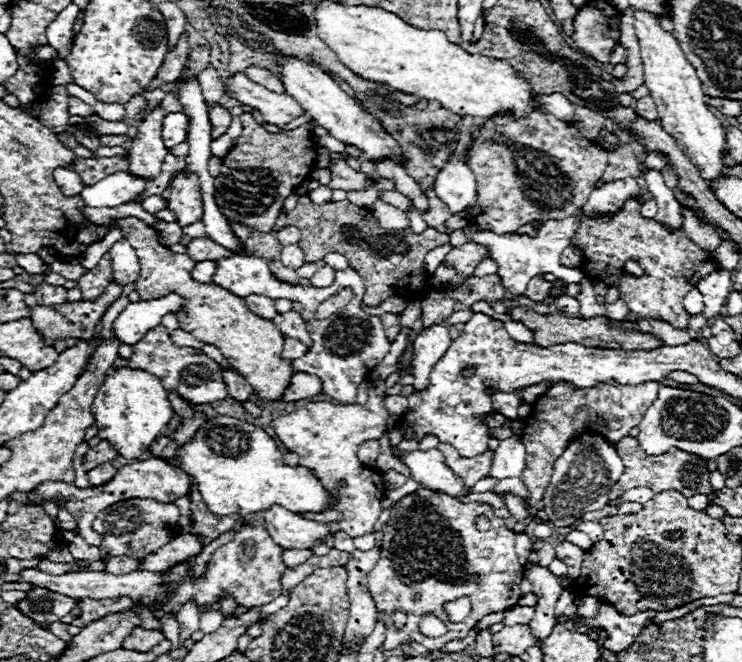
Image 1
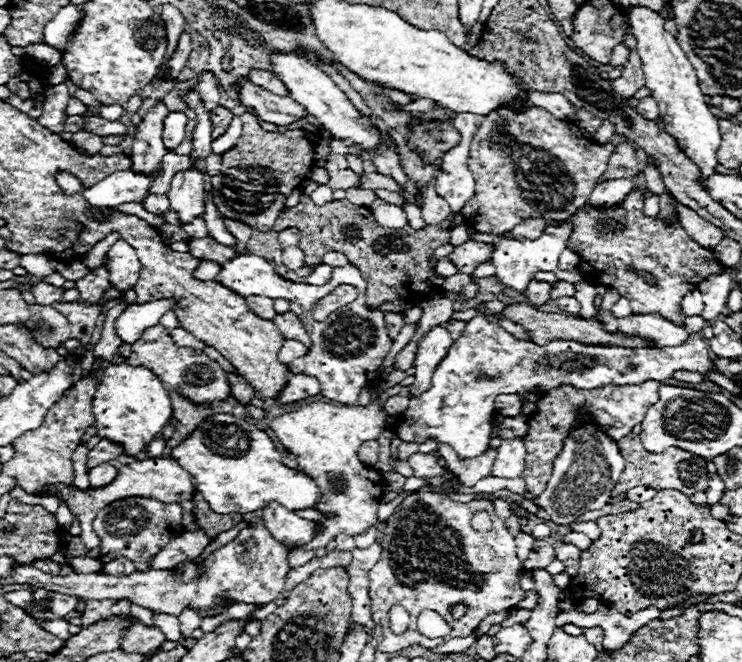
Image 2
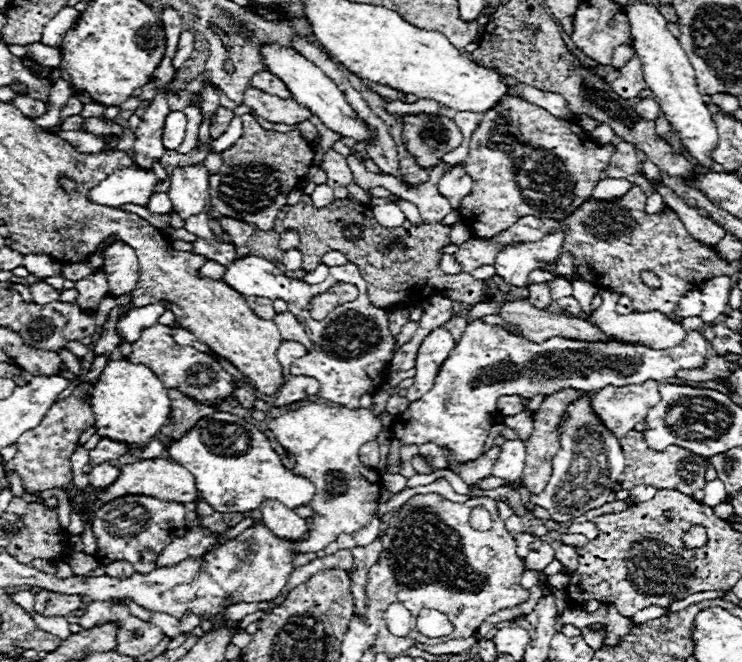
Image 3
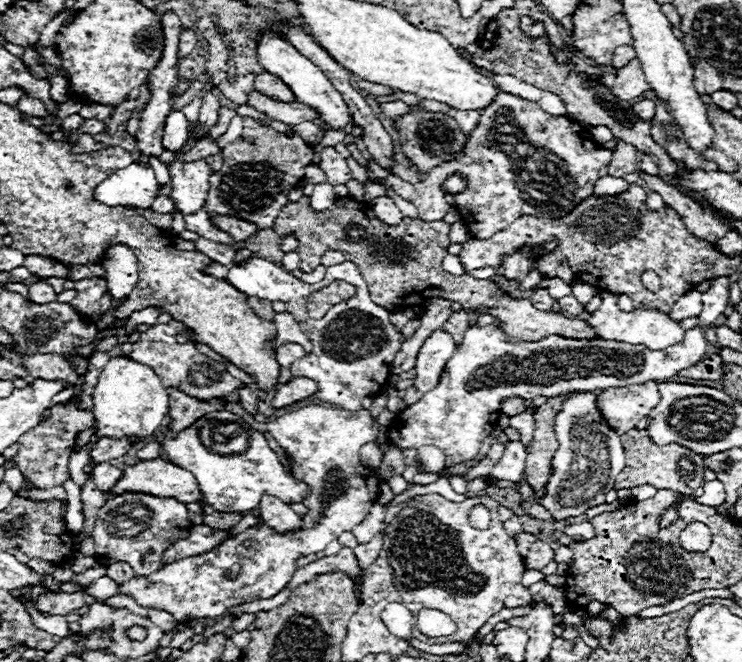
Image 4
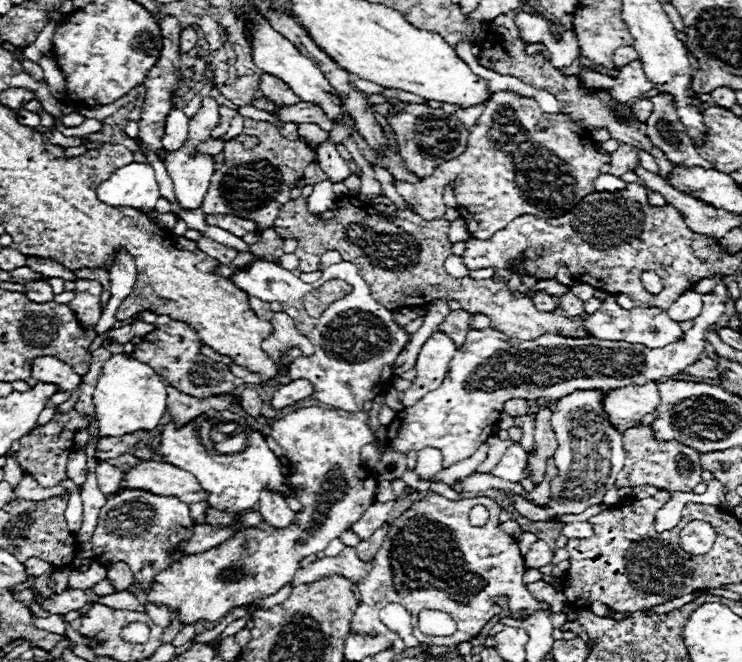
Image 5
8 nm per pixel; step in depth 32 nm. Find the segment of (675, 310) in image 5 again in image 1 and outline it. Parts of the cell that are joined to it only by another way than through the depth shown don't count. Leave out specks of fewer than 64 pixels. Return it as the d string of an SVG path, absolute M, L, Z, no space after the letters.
M694 288L692 292L688 292L686 294L686 300L684 300L684 304L686 304L686 308L688 308L688 312L694 316L694 314L700 314L702 310L704 310L704 302L702 302L702 294Z

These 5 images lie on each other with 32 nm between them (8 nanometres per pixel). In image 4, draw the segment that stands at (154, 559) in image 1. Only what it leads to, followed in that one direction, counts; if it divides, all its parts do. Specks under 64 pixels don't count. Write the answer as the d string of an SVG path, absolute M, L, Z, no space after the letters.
M194 526L186 538L176 540L170 548L166 548L166 552L162 554L162 564L174 564L188 556L200 556L224 542L226 538L228 532L212 532L212 528Z

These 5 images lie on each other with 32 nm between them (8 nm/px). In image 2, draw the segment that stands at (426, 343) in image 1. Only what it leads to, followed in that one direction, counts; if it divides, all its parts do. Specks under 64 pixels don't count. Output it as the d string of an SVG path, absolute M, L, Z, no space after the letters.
M434 326L430 332L426 332L418 340L416 356L414 356L414 378L416 382L412 384L410 396L418 396L430 388L432 382L432 372L438 366L438 362L446 356L450 350L450 344L454 340L450 338L450 332L444 326Z

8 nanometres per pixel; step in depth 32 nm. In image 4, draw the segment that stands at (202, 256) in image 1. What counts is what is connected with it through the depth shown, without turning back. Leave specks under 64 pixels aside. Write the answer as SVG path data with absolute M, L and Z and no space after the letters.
M198 238L194 244L196 244L198 252L210 256L212 260L216 260L216 262L220 262L224 266L230 266L234 262L236 250L232 246L228 246L228 244L218 244L218 242L206 240L206 238Z

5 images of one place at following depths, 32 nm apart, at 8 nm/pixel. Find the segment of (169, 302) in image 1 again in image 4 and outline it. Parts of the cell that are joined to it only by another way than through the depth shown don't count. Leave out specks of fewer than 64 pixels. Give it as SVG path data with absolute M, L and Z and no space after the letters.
M148 306L148 308L144 308L144 310L132 312L132 314L124 320L124 324L122 324L122 328L126 328L126 332L128 332L128 342L132 342L132 344L138 342L138 340L140 340L140 334L138 334L136 328L138 328L140 324L154 326L160 314L162 314L160 308L154 308L154 306Z

